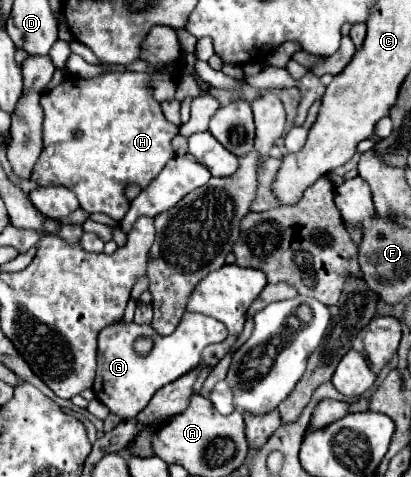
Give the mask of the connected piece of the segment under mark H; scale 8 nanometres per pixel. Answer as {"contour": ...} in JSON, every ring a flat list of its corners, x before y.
{"contour":[[106,72,88,80,66,76,62,84,46,92,40,100,44,108,44,150,34,166,32,180,38,186,66,186,78,196,86,212,104,212,112,220,122,220,130,208,126,186,138,184,144,190,174,156,170,142,178,134,178,126,164,118,148,80,150,76,140,72]]}

